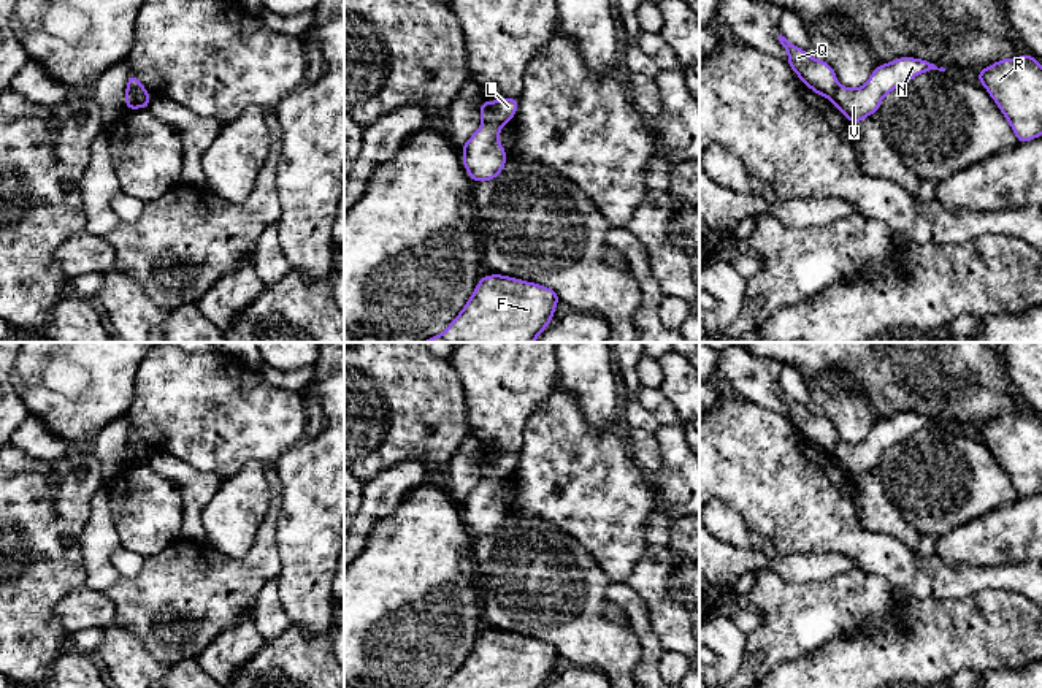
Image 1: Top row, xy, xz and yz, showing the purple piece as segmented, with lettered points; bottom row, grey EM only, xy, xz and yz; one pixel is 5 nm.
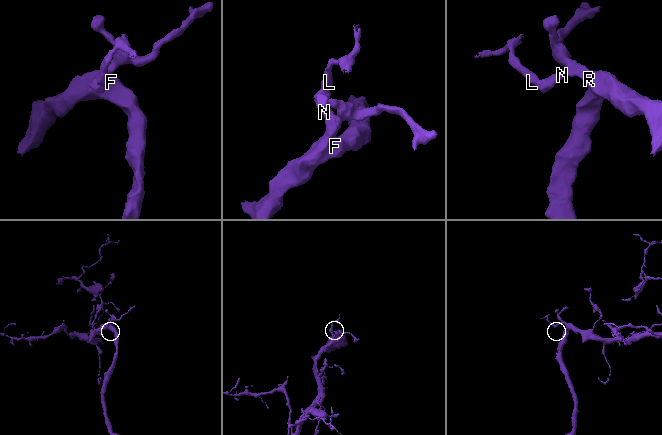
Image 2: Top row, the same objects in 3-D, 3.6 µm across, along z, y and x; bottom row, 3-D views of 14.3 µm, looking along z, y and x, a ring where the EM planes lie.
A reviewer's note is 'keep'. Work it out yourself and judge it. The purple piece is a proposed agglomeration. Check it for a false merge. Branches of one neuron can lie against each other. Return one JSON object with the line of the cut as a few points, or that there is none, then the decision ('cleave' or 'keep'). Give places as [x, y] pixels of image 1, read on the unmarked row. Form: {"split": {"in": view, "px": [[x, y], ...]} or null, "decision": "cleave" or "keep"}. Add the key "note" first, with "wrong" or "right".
{"note": "wrong", "split": {"in": "xy", "px": [[127, 441], [143, 444], [148, 449]]}, "decision": "cleave"}

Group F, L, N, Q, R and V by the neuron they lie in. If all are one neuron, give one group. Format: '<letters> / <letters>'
F N R V / L Q

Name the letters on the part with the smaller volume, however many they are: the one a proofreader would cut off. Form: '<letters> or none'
L, Q

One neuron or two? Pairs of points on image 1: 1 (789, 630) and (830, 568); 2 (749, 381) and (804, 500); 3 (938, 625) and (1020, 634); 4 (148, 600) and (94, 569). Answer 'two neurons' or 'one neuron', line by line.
1: two neurons
2: two neurons
3: one neuron
4: two neurons

